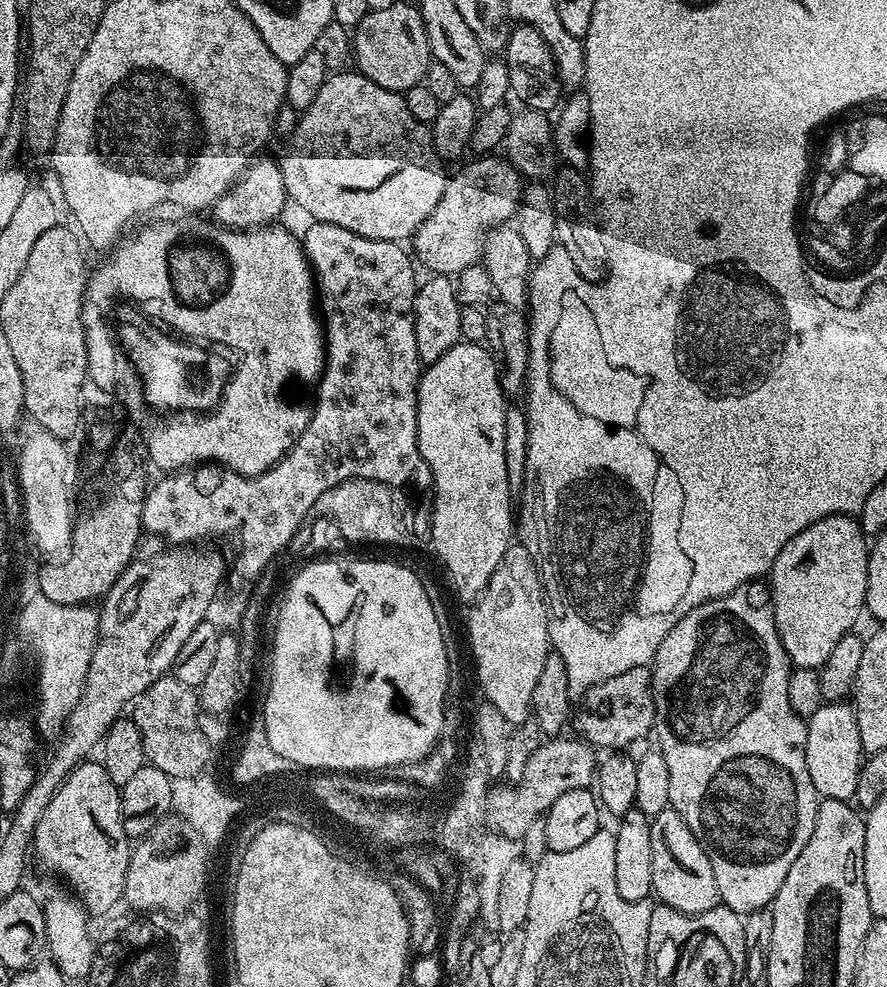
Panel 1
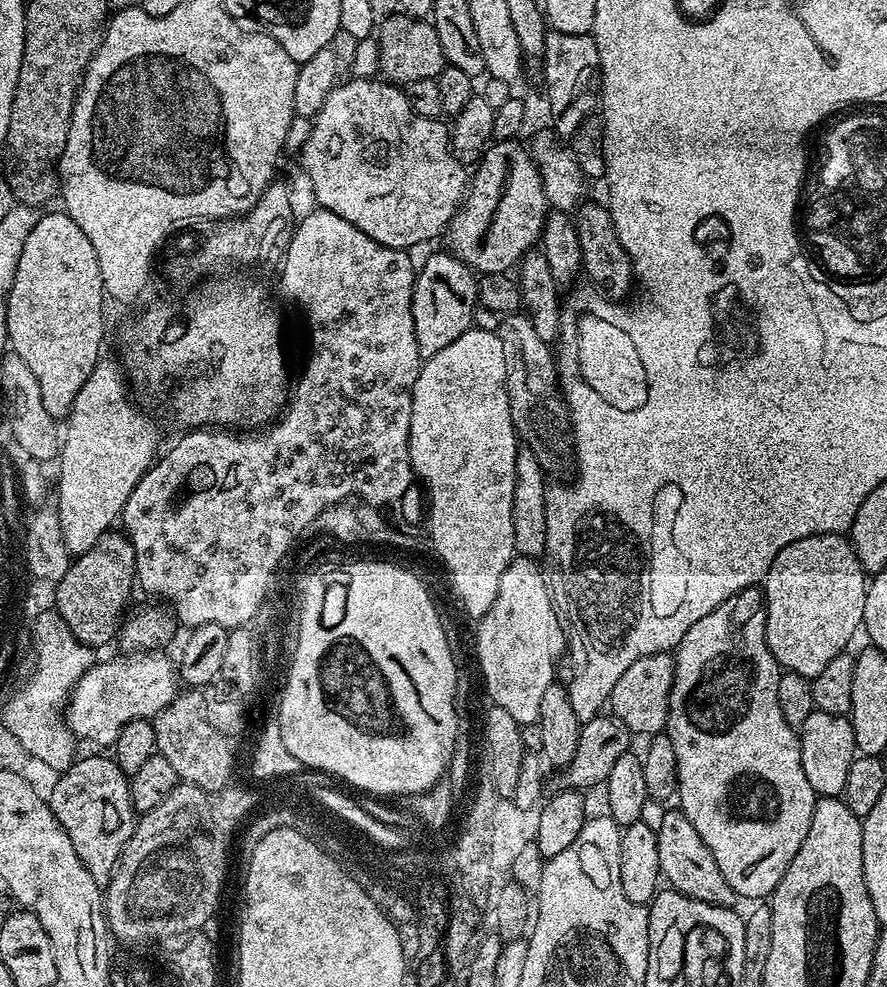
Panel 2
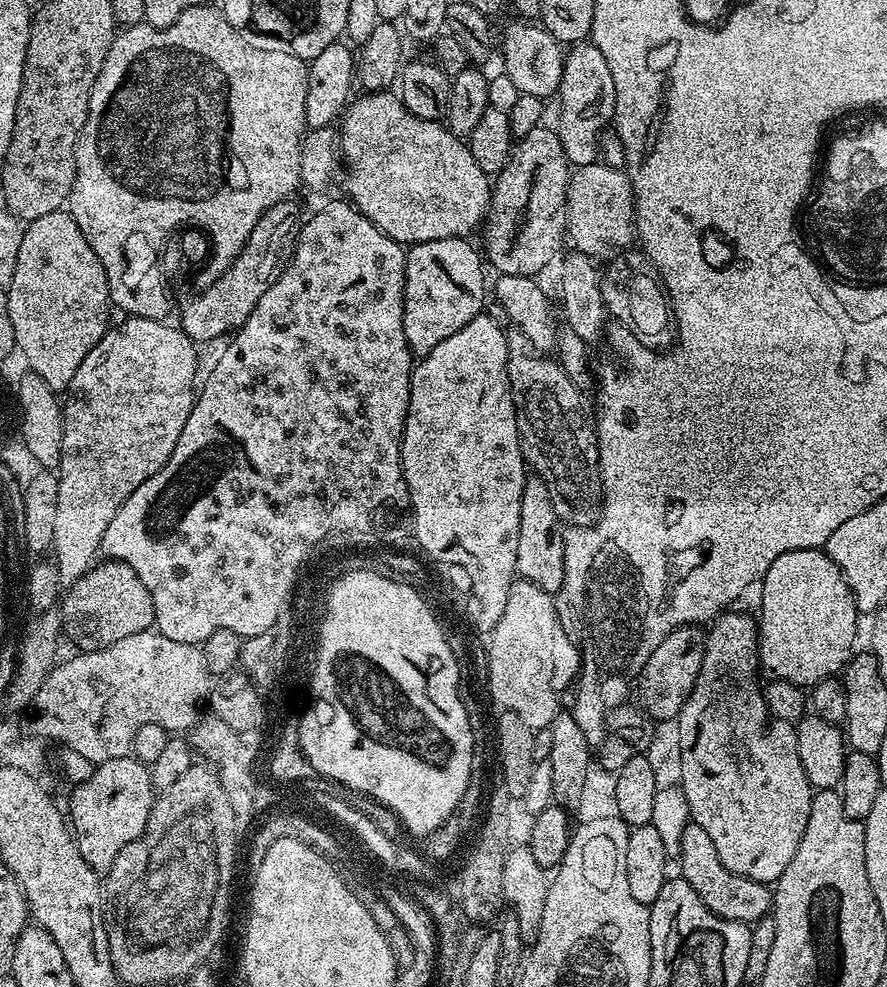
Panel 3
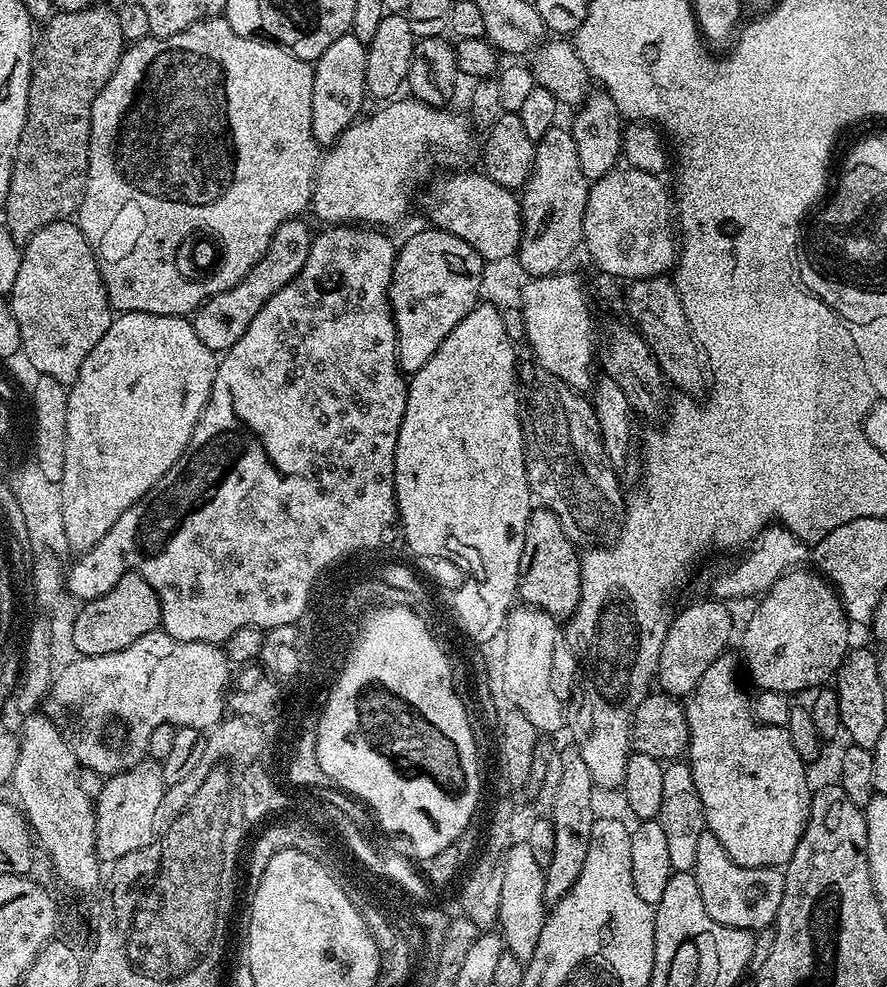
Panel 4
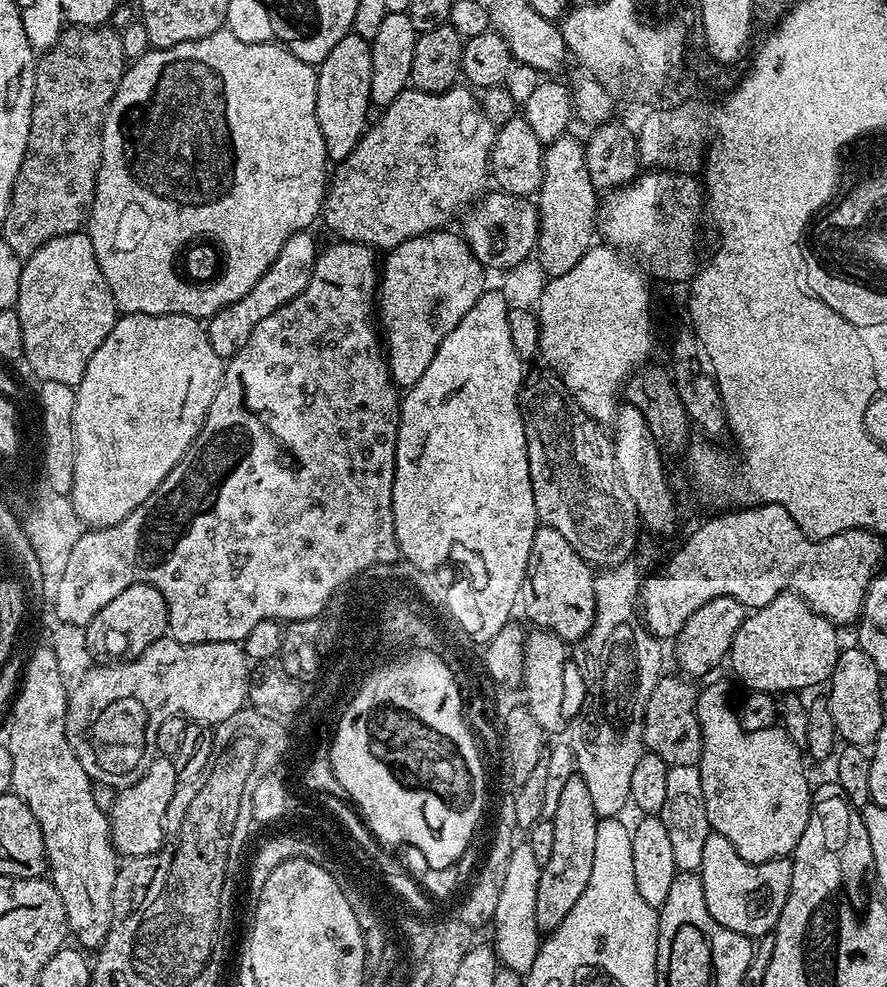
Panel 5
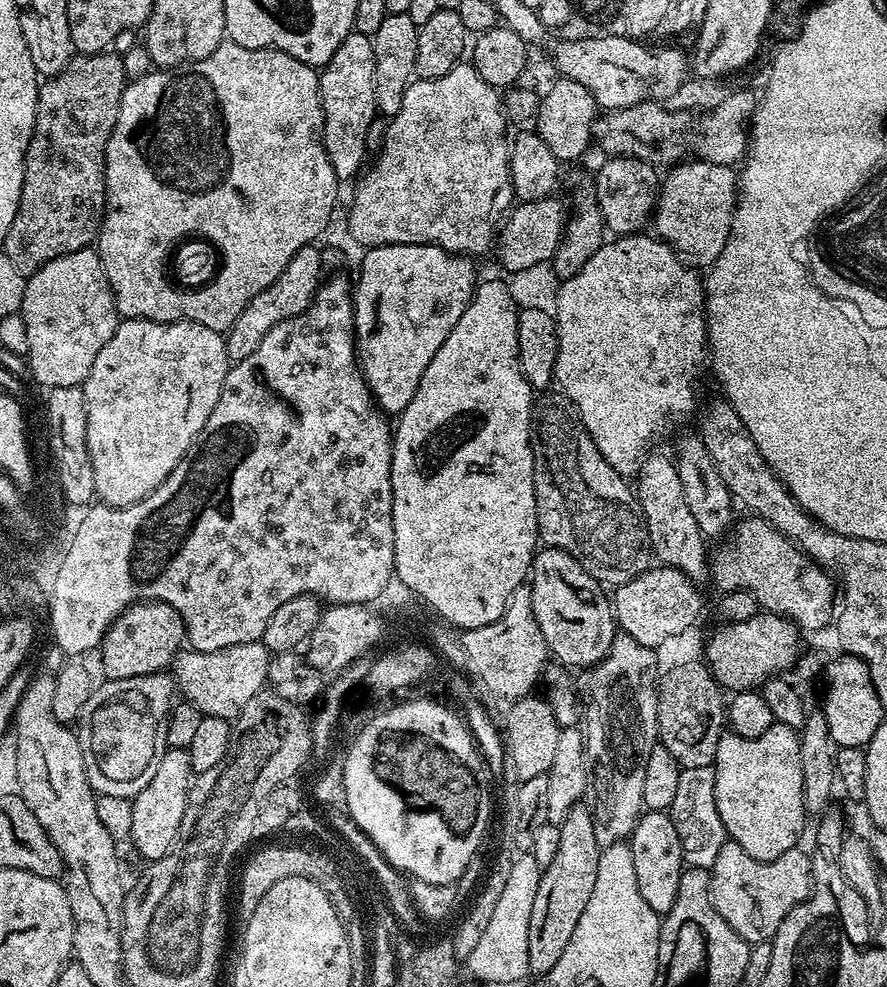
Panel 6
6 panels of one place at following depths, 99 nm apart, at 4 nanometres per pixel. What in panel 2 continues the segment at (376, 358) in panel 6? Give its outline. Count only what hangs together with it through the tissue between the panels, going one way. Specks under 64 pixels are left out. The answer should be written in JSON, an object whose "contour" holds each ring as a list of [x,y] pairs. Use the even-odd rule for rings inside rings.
{"contour":[[[447,250],[436,252],[424,265],[419,265],[412,287],[414,334],[421,357],[427,358],[446,350],[454,338],[473,327],[473,313],[478,307],[478,276]]]}

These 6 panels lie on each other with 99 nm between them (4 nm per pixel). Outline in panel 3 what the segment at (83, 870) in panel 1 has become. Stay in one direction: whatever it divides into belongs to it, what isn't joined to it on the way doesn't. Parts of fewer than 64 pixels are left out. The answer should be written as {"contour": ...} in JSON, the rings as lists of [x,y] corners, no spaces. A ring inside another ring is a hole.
{"contour":[[[131,754],[114,758],[105,764],[95,765],[90,778],[75,785],[71,791],[66,812],[78,850],[95,872],[106,874],[110,866],[114,866],[114,858],[118,858],[122,846],[134,842],[144,832],[154,799],[149,765]]]}

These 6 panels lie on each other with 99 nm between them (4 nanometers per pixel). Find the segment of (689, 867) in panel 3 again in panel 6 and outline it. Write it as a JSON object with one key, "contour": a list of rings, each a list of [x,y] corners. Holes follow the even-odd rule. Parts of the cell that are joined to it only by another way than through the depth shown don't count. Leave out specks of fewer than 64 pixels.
{"contour":[[[727,839],[718,852],[718,858],[714,859],[710,869],[710,894],[714,906],[718,914],[726,918],[730,930],[734,930],[734,934],[741,936],[749,946],[771,941],[786,914],[812,893],[812,856],[802,849],[800,846],[791,848],[769,862],[750,858],[738,842]]]}

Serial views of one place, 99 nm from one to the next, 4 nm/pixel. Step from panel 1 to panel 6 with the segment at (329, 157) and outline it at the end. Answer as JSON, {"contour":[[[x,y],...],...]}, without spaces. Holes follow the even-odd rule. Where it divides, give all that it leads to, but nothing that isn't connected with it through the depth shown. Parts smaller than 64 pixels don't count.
{"contour":[[[551,195],[541,200],[526,200],[517,203],[517,208],[507,213],[494,244],[494,256],[500,259],[505,273],[530,270],[530,266],[547,264],[556,255],[566,227],[564,204],[556,199],[555,195]]]}

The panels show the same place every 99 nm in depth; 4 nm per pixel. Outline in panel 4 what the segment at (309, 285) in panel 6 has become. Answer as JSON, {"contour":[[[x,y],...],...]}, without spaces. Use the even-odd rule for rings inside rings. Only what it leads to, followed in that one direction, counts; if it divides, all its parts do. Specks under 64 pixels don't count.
{"contour":[[[297,218],[282,222],[282,226],[274,230],[274,238],[266,254],[252,267],[250,274],[246,274],[246,278],[242,278],[238,286],[222,294],[214,294],[196,309],[191,322],[198,338],[206,342],[209,350],[223,354],[232,348],[234,342],[238,342],[238,338],[246,334],[246,326],[254,322],[254,314],[258,314],[258,310],[262,310],[262,306],[266,306],[266,302],[270,302],[270,298],[278,294],[282,286],[289,284],[298,274],[298,270],[302,270],[302,266],[306,266],[306,254],[310,254],[313,233],[308,232],[302,221],[303,219]]]}

